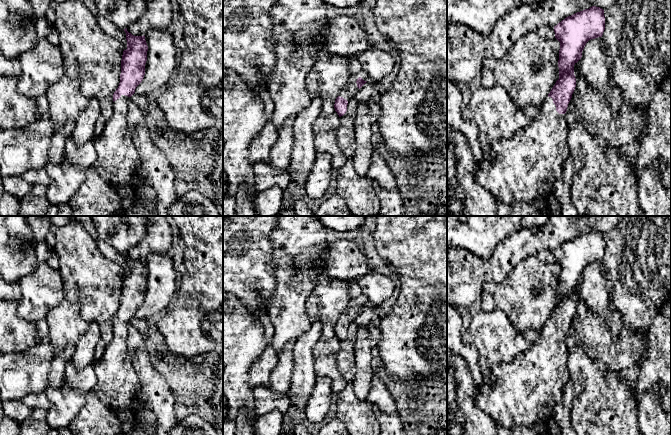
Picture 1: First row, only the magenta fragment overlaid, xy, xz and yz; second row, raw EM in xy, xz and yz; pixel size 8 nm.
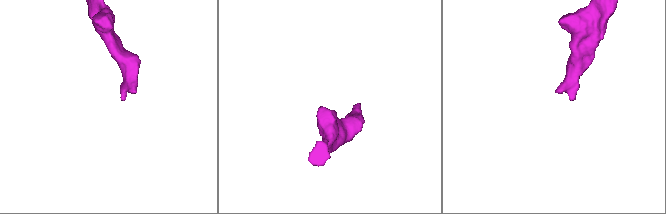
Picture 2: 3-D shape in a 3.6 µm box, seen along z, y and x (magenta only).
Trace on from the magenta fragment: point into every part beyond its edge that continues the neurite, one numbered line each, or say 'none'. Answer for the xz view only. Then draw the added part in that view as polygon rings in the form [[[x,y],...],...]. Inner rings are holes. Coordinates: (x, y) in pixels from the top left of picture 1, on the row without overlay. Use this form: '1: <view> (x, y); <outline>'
1: xz (350, 314); [[[361,295],[357,298],[352,298],[350,300],[350,303],[347,307],[347,309],[344,311],[344,313],[340,316],[339,320],[346,323],[348,326],[353,323],[356,319],[356,317],[360,314],[357,311],[357,303],[361,301],[364,305],[368,305],[368,298],[364,295]]]

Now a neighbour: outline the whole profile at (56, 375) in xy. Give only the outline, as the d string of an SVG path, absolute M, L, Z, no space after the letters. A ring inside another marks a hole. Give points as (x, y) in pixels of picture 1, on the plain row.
M68 344L59 354L54 355L48 373L49 386L60 388L64 385L66 365L71 361L74 344Z

